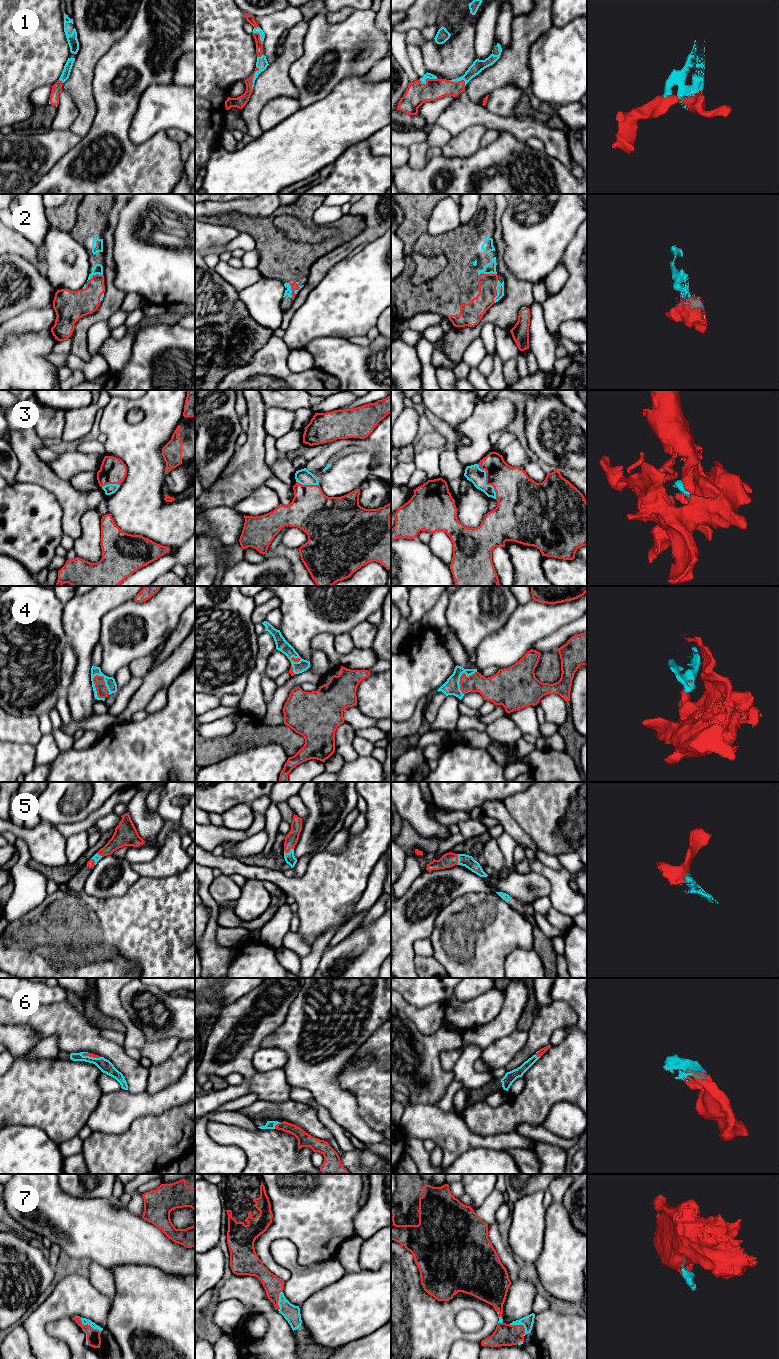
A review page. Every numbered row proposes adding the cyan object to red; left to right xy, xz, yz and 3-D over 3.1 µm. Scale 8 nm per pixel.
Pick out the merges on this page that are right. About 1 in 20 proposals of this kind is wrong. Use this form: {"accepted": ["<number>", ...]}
{"accepted": ["1", "2", "3", "4", "5", "6", "7"]}

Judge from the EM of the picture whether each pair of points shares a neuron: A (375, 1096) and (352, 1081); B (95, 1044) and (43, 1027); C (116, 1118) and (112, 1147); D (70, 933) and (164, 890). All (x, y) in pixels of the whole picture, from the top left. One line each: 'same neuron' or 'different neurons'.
A: same neuron
B: same neuron
C: different neurons
D: same neuron

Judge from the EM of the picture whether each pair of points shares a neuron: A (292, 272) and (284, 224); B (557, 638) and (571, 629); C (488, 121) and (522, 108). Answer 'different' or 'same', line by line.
A: same
B: same
C: different

